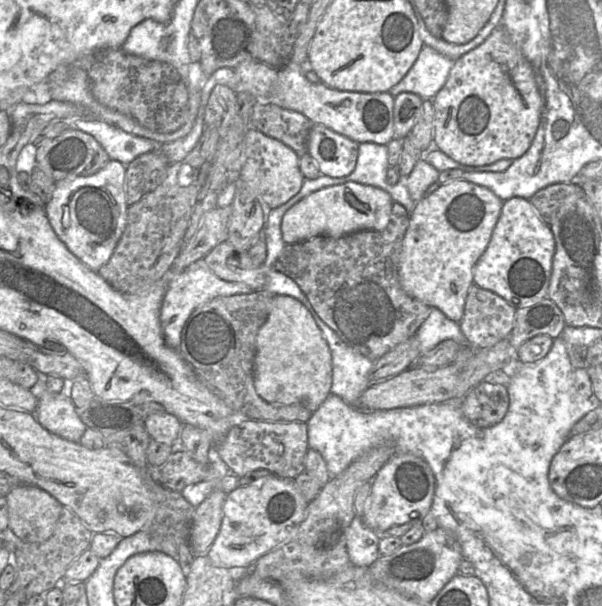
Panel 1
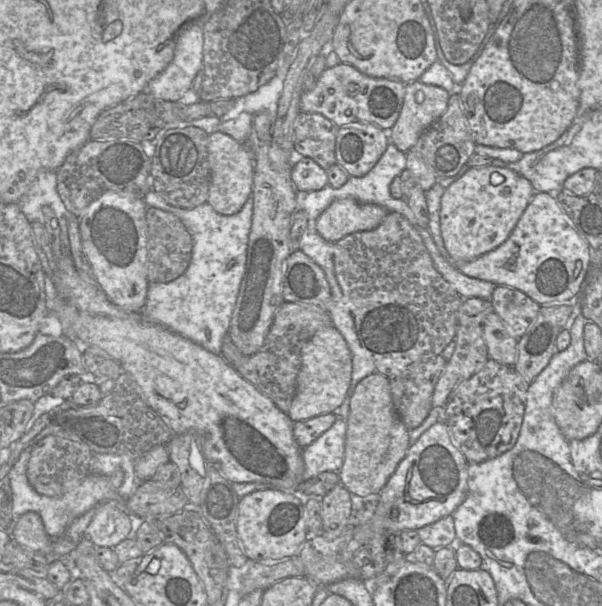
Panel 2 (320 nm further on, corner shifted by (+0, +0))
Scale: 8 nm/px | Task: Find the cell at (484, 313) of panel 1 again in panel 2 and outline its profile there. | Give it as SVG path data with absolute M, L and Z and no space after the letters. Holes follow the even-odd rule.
M496 286L490 302L494 313L516 339L532 326L541 307L523 292L507 286Z

